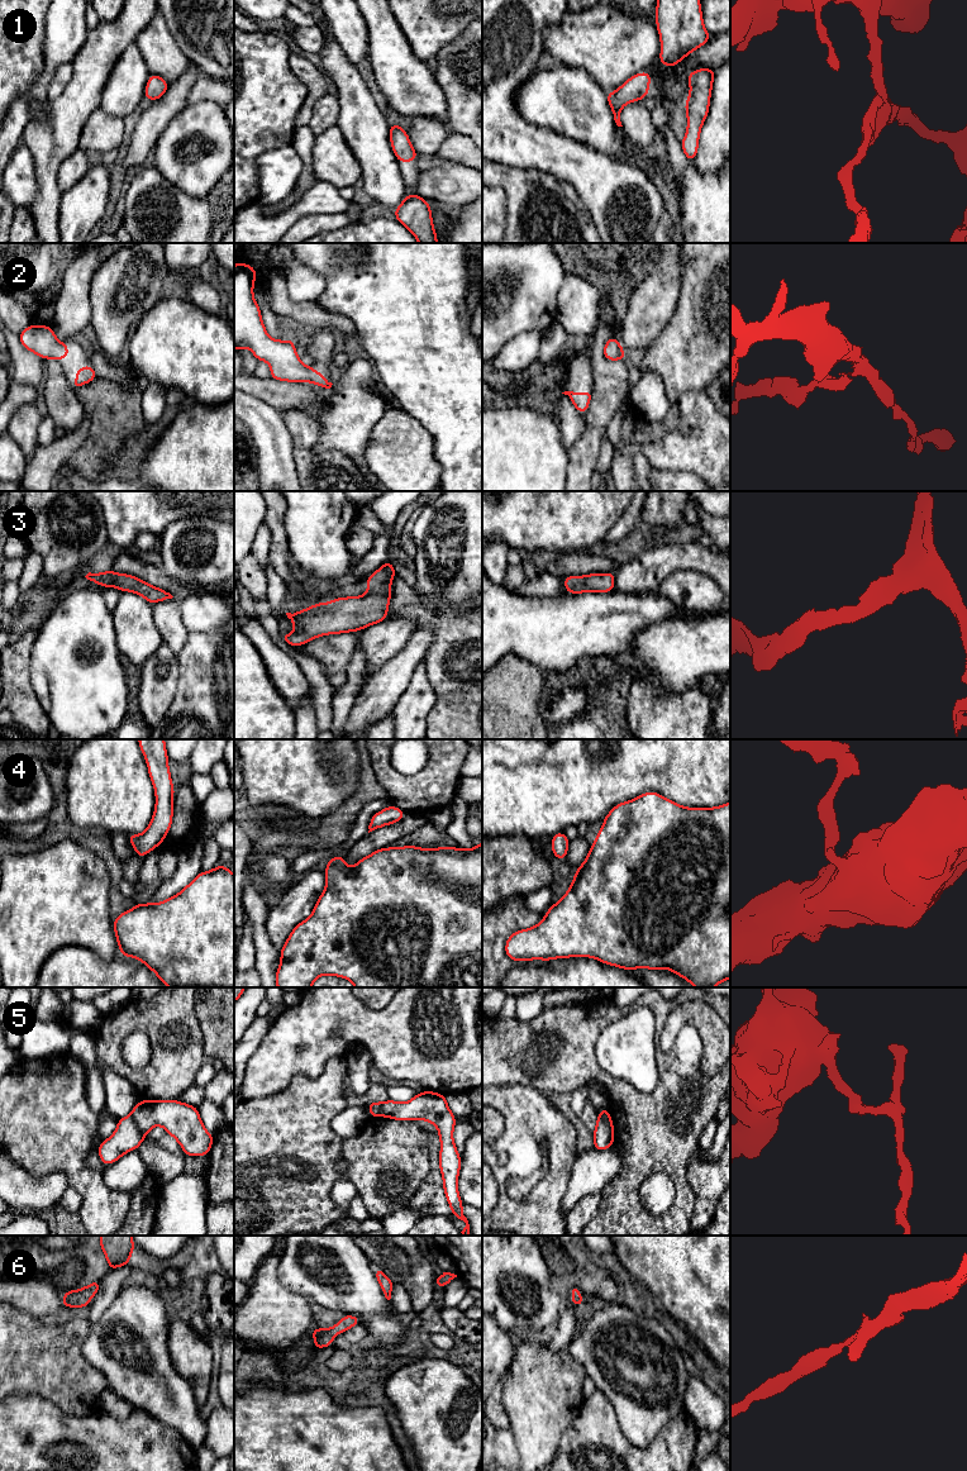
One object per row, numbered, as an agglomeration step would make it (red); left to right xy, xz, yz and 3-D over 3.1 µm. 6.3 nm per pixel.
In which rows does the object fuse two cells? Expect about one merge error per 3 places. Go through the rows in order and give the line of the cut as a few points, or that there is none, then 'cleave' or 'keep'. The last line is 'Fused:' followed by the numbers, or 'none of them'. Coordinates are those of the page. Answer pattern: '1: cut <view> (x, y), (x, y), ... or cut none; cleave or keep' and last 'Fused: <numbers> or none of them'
1: cut none; keep
2: cut none; keep
3: cut none; keep
4: cut none; keep
5: cut xy (129, 1115), (144, 1137); cleave
6: cut none; keep
Fused: 5

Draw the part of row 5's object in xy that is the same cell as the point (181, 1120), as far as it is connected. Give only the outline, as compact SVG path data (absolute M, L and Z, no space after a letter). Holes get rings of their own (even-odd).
M140 1100L130 1117L146 1137L154 1125L162 1125L182 1147L184 1156L206 1156L214 1136L204 1127L196 1106L177 1100Z

